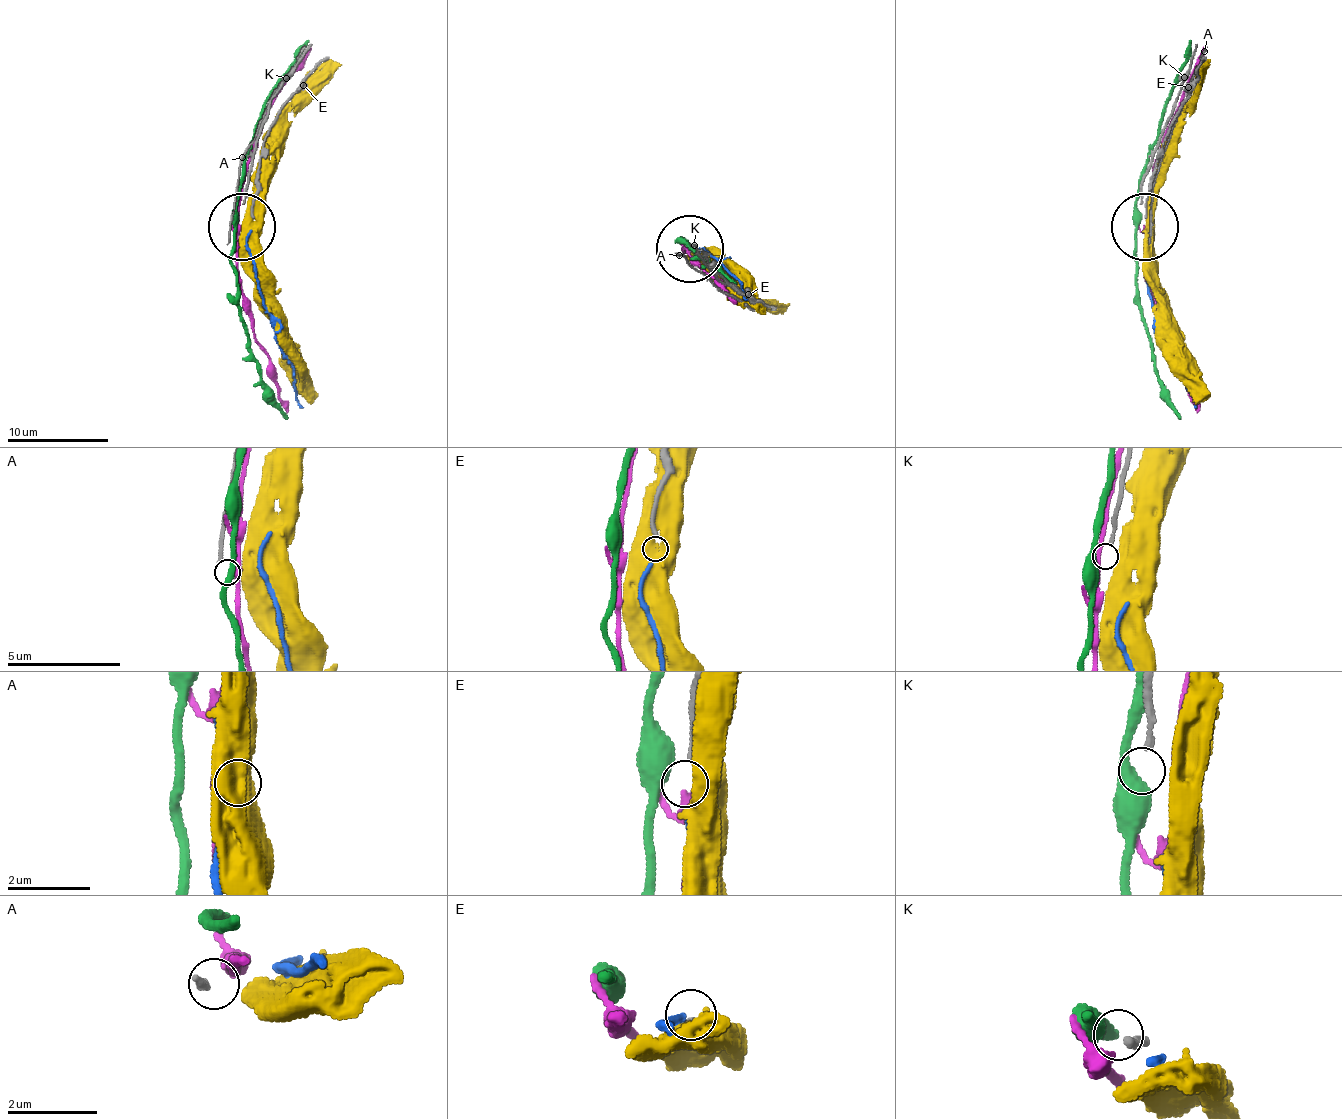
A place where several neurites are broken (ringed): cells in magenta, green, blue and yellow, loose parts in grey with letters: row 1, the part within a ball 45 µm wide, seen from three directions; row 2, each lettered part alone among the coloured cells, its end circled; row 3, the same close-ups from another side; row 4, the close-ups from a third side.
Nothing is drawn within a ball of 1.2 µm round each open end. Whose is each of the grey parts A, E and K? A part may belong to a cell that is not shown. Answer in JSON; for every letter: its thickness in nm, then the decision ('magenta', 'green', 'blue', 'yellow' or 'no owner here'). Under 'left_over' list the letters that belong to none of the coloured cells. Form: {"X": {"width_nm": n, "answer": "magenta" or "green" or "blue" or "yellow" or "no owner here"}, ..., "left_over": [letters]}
{"A": {"width_nm": 160, "answer": "no owner here"}, "E": {"width_nm": 180, "answer": "blue"}, "K": {"width_nm": 140, "answer": "no owner here"}, "left_over": ["A", "K"]}

